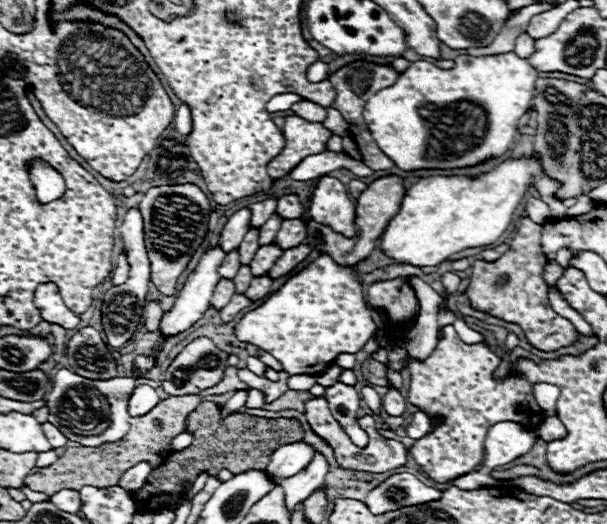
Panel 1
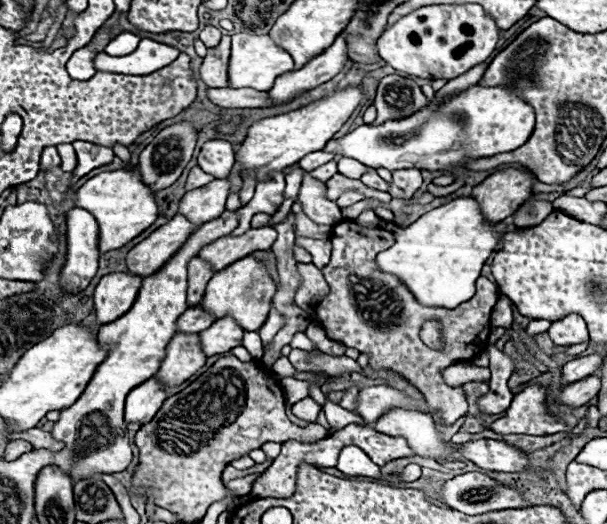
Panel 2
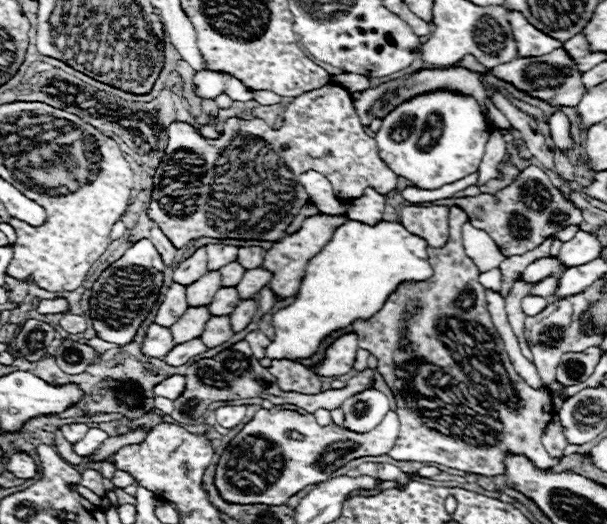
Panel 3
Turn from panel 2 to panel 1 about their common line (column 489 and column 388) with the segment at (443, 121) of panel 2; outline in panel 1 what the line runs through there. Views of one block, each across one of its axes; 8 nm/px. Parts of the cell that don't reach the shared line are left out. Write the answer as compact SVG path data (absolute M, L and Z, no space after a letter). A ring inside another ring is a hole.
M514 52L498 56L458 56L456 66L442 70L432 62L418 60L404 70L398 80L374 94L364 106L364 120L372 132L378 148L400 168L466 168L504 156L510 144L518 136L518 120L532 106L534 82L538 72L526 58L518 58Z

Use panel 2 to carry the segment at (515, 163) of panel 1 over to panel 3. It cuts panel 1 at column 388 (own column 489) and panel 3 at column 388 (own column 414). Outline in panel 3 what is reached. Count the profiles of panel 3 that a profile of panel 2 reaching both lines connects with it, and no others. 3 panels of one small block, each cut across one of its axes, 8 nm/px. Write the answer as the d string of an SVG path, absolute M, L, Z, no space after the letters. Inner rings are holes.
M350 220L340 226L322 252L310 260L296 302L274 314L276 340L266 348L266 358L292 360L312 356L330 332L346 328L358 318L374 316L402 282L428 280L432 268L426 262L426 246L424 238L408 232L400 222L382 220L370 226Z

